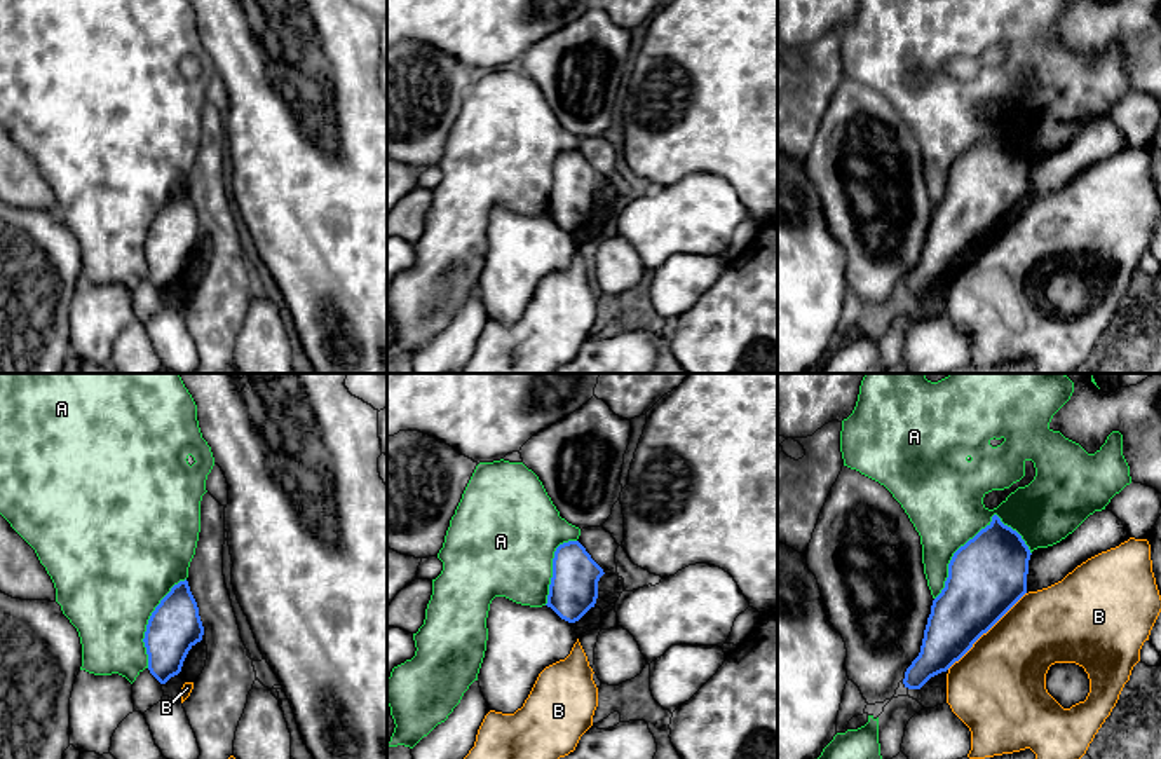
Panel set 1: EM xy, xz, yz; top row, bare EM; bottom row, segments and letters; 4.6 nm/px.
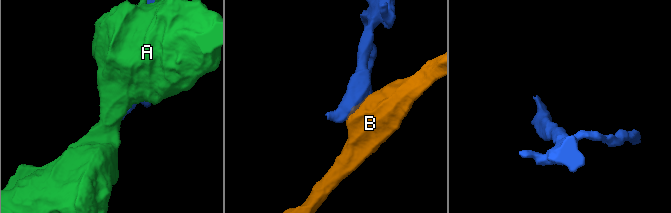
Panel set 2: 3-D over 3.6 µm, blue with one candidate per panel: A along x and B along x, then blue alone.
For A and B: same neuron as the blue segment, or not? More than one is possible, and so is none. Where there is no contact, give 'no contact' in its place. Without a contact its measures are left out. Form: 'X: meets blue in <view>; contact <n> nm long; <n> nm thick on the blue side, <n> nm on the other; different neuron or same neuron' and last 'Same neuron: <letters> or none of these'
A: meets blue in yz; contact 500 nm long; 360 nm thick on the blue side, 380 nm on the other; different neuron
B: meets blue in yz; contact 500 nm long; 360 nm thick on the blue side, 420 nm on the other; different neuron
Same neuron: none of these

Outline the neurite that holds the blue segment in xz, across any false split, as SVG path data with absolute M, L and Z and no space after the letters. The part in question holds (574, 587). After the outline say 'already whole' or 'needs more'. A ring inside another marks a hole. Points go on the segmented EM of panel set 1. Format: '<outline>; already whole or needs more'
M579 541L556 548L547 607L568 623L579 621L598 598L598 581L603 569L591 558Z; already whole

